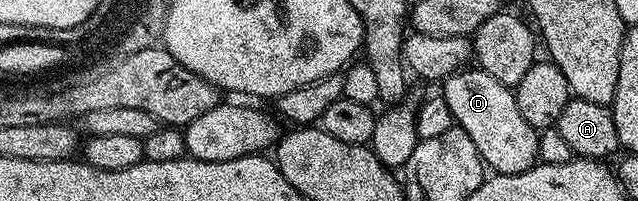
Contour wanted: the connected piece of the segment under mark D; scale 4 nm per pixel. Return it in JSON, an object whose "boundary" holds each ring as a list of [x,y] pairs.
{"boundary":[[[460,69],[442,80],[441,94],[449,105],[452,120],[477,145],[479,158],[494,174],[525,173],[539,158],[539,131],[517,109],[512,88],[501,85],[497,77],[478,69]]]}

